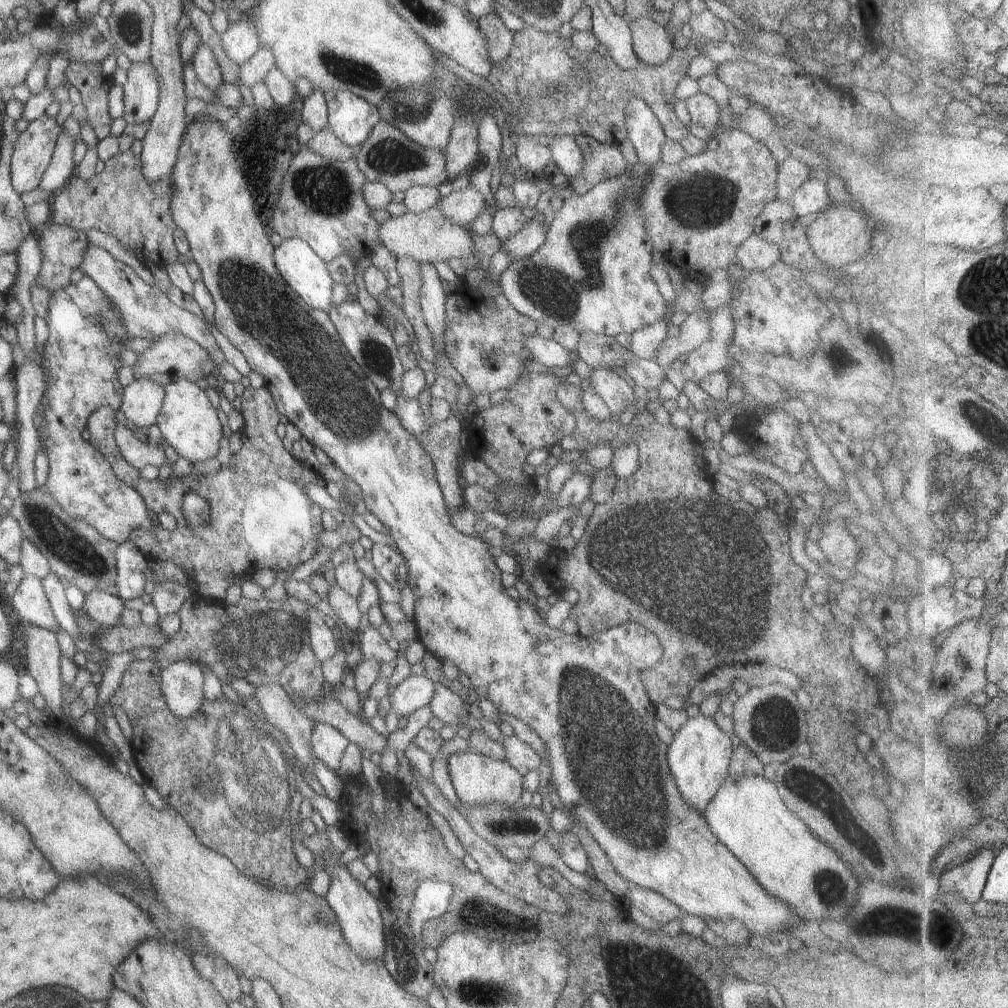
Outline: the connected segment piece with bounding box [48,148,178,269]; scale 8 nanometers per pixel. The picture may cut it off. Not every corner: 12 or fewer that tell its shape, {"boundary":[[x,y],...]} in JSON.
{"boundary":[[139,155],[72,175],[48,220],[115,238],[149,266],[178,262],[171,176],[147,182]]}

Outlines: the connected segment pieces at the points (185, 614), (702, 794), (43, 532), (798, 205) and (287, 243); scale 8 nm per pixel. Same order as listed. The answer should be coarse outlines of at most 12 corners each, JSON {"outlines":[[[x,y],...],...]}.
{"outlines":[[[203,602],[153,651],[219,683],[277,684],[293,705],[324,692],[307,604]],[[687,718],[666,746],[681,800],[703,812],[728,774],[730,736]],[[43,485],[7,515],[63,587],[116,595],[118,544],[61,514]],[[808,178],[789,199],[797,217],[831,206],[823,180]],[[282,239],[272,260],[311,309],[328,311],[334,283],[305,242]]]}

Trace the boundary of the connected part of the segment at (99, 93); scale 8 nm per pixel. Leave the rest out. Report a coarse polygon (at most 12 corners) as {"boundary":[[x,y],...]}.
{"boundary":[[69,60],[64,74],[87,111],[97,141],[109,135],[107,92],[100,63]]}

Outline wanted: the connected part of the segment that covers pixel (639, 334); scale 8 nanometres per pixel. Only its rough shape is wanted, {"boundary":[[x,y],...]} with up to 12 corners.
{"boundary":[[667,319],[629,334],[629,352],[653,359],[655,348],[667,337]]}

